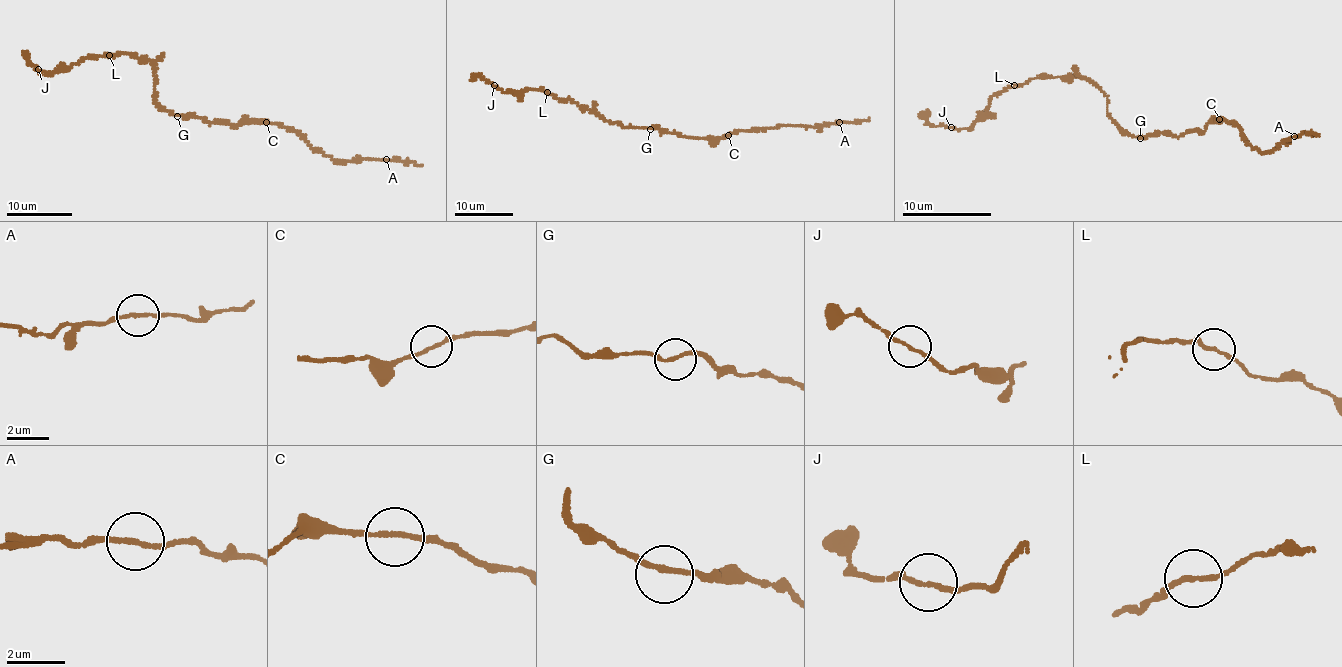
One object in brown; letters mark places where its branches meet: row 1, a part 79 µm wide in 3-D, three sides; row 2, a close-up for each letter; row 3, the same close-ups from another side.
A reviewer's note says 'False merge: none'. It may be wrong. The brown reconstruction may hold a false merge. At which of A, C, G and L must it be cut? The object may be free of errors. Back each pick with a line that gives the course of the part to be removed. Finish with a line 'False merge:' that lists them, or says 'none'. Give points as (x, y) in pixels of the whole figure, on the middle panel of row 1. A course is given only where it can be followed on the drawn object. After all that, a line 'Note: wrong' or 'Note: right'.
L: (546, 92), (527, 89), (520, 93), (507, 92), (477, 77), (471, 79)
False merge: L
Note: wrong

